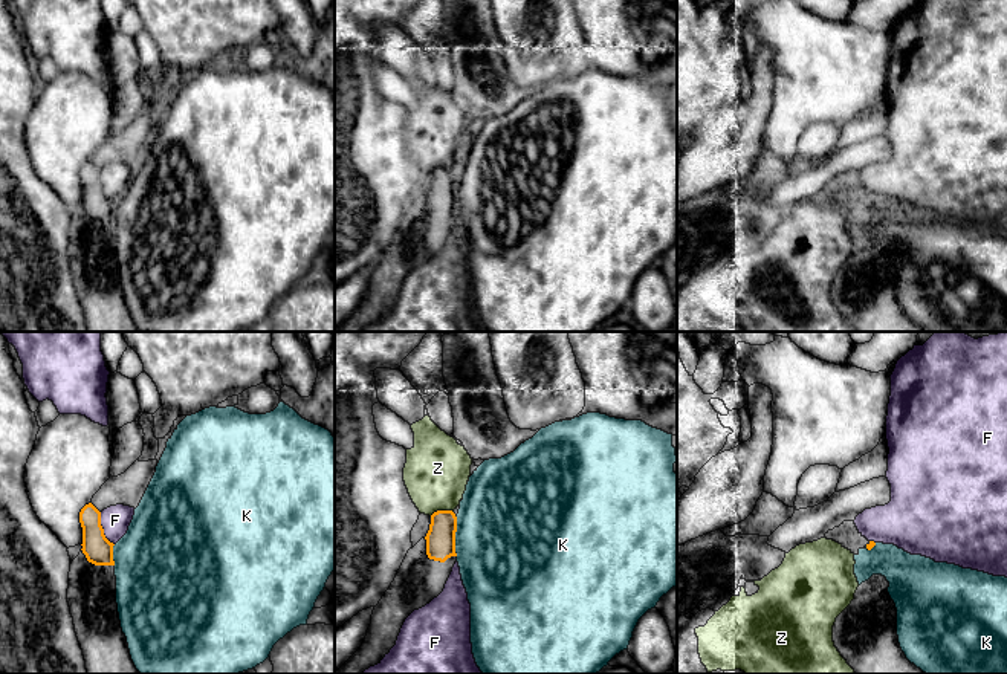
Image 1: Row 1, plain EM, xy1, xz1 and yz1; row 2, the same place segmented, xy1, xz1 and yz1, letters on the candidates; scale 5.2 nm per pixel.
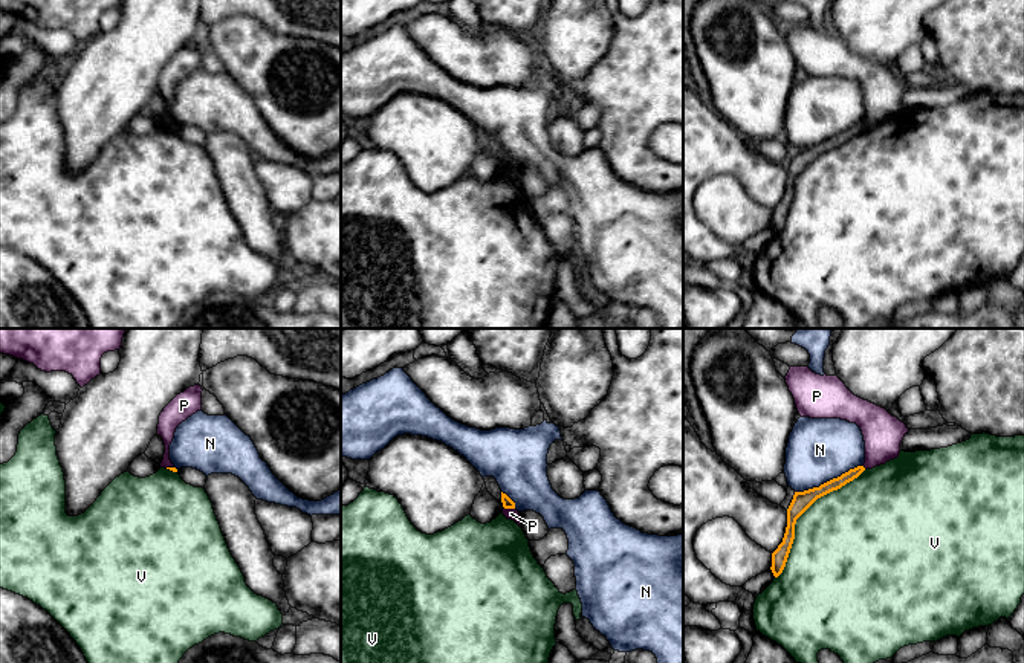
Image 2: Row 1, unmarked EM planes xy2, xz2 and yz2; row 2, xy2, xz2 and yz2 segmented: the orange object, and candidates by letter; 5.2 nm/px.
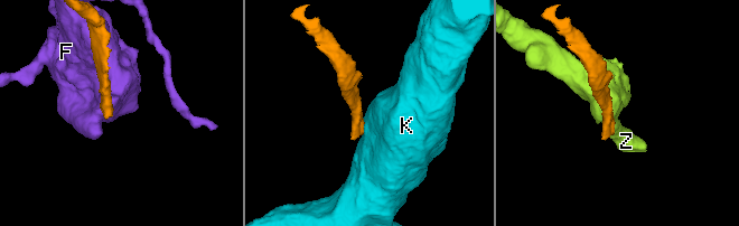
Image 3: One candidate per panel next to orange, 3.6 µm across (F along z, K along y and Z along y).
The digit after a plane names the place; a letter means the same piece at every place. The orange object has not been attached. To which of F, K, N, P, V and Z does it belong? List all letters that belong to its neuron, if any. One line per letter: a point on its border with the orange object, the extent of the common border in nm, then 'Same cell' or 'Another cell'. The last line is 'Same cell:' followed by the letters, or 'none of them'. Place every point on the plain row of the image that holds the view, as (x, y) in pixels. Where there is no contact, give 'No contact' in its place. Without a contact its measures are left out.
F: Touches orange at xy1 (103, 187). Shared border 190 nm. Another cell
K: Touches orange at xz1 (454, 194). Shared border 200 nm. Another cell
N: Touches orange at yz2 (830, 138). Shared border 380 nm. Another cell
P: Touches orange at xz2 (509, 165). Shared border 60 nm. Another cell
V: Touches orange at yz2 (801, 171). Shared border 750 nm. Another cell
Z: Touches orange at xz1 (440, 168). Shared border 130 nm. Another cell
Same cell: none of them

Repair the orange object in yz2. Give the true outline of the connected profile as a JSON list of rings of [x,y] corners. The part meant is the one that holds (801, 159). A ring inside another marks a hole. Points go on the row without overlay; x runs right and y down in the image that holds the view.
[[[857,124],[854,127],[850,127],[848,130],[842,131],[838,136],[833,136],[819,145],[813,145],[804,150],[795,150],[793,157],[787,167],[787,185],[783,196],[783,200],[778,203],[778,206],[772,211],[772,231],[775,235],[778,235],[787,220],[793,197],[795,197],[795,182],[796,177],[821,154],[841,147],[847,141],[857,136],[865,128],[864,124]]]

